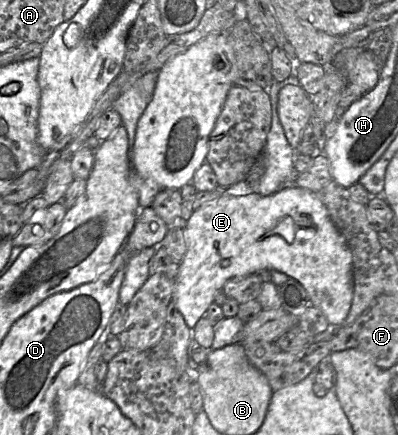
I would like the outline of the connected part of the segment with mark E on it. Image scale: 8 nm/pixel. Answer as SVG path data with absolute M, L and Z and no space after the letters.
M289 186L269 196L258 193L241 196L222 194L193 212L187 220L185 239L187 251L174 280L173 300L189 329L194 330L214 301L217 291L223 289L228 280L264 269L274 269L298 280L314 307L324 314L330 325L342 326L350 311L354 295L352 253L326 206L314 192Z

